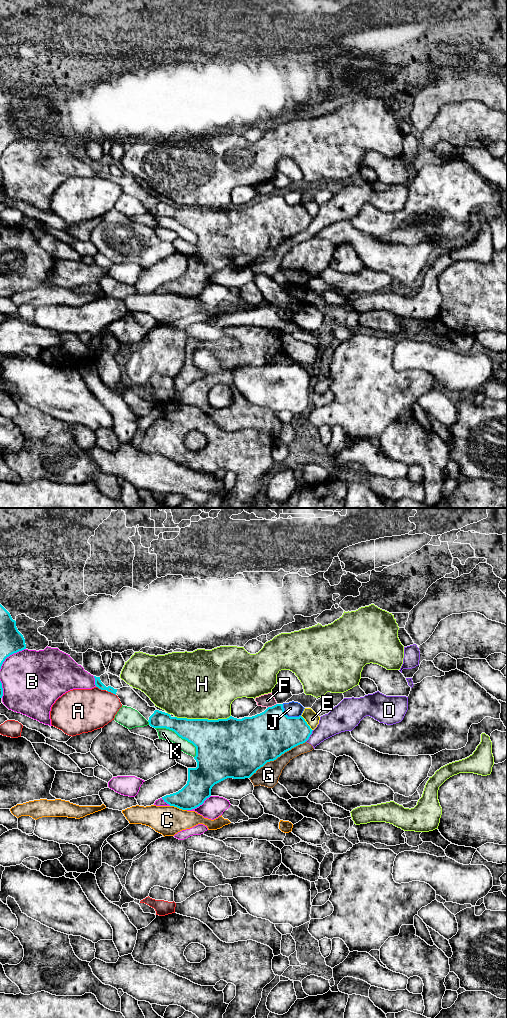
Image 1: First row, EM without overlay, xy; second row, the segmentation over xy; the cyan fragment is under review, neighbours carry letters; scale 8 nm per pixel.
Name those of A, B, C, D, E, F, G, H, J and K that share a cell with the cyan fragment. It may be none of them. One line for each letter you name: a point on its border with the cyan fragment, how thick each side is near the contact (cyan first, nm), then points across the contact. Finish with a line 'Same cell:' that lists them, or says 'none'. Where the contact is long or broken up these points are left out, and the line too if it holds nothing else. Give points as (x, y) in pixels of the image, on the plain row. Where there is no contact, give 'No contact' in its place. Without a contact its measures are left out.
Same cell: none

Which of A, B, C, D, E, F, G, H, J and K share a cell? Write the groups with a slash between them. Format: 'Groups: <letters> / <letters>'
Groups: A / B / C / D G / E / F / H / J / K

